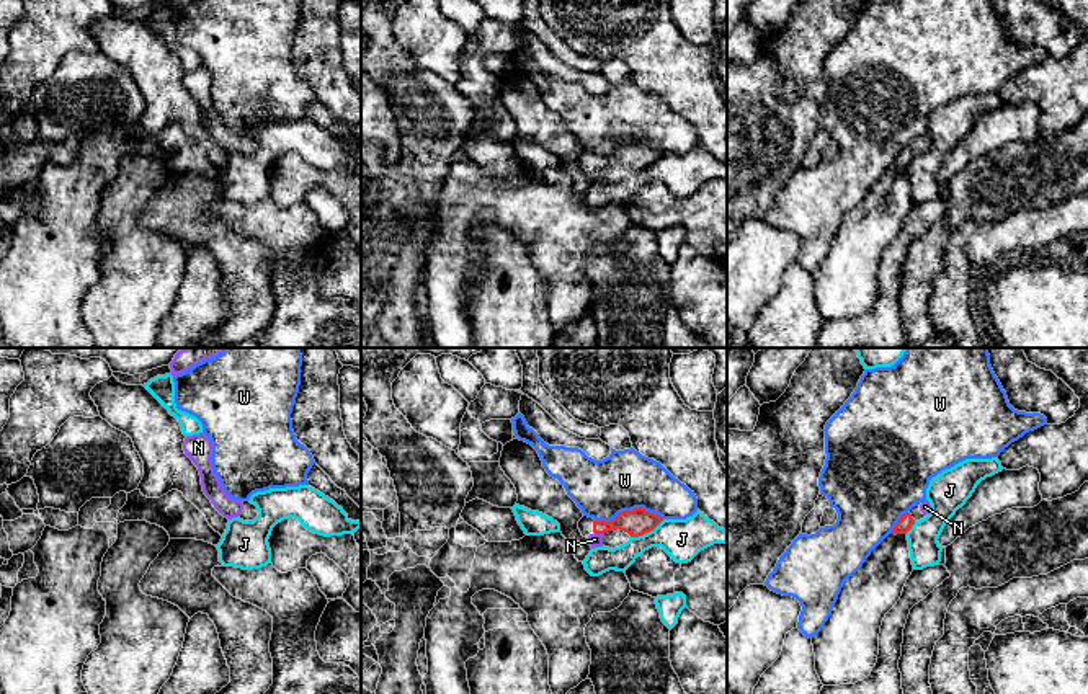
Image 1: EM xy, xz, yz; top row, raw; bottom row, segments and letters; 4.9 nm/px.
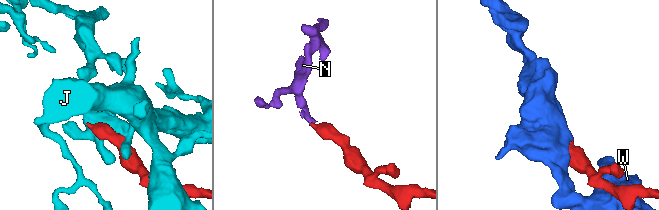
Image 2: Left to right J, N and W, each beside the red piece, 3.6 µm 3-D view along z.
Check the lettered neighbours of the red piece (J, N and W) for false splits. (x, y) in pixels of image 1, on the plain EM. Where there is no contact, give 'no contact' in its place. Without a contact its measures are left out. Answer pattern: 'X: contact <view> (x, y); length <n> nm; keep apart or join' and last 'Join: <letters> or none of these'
J: contact xz (647, 165); length 190 nm; keep apart
N: contact xz (600, 167); length 50 nm; join
W: contact xz (629, 146); length 340 nm; keep apart
Join: N

